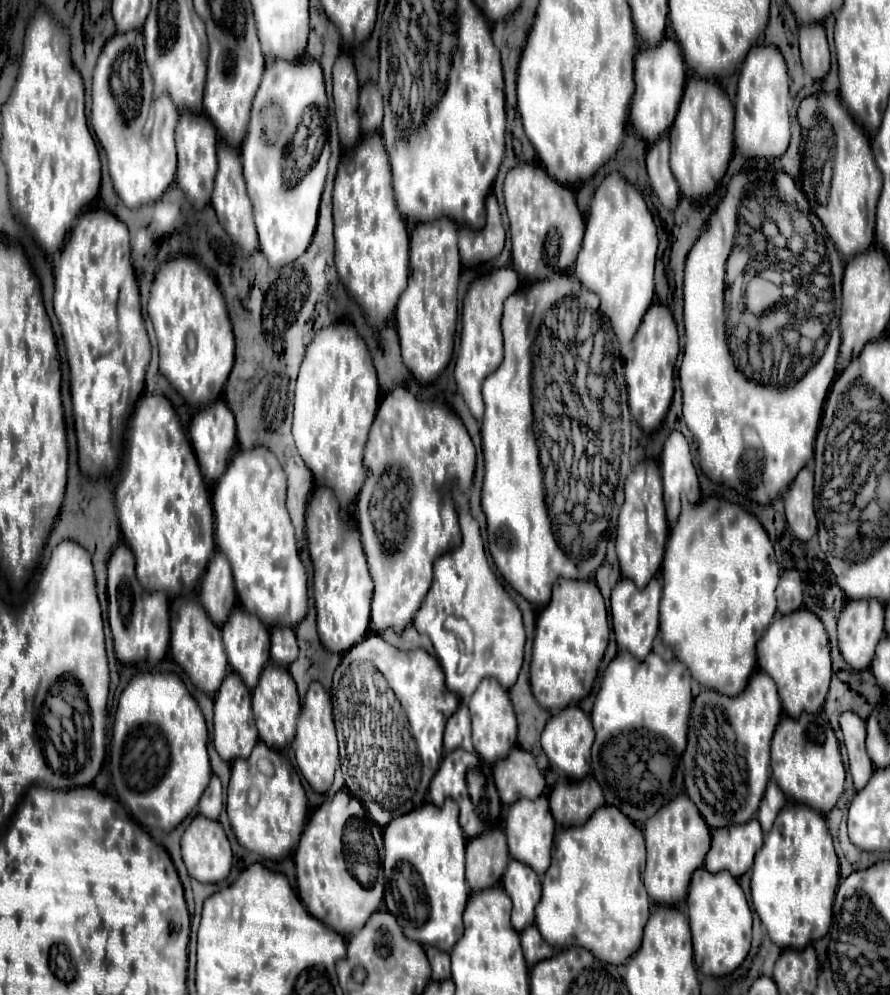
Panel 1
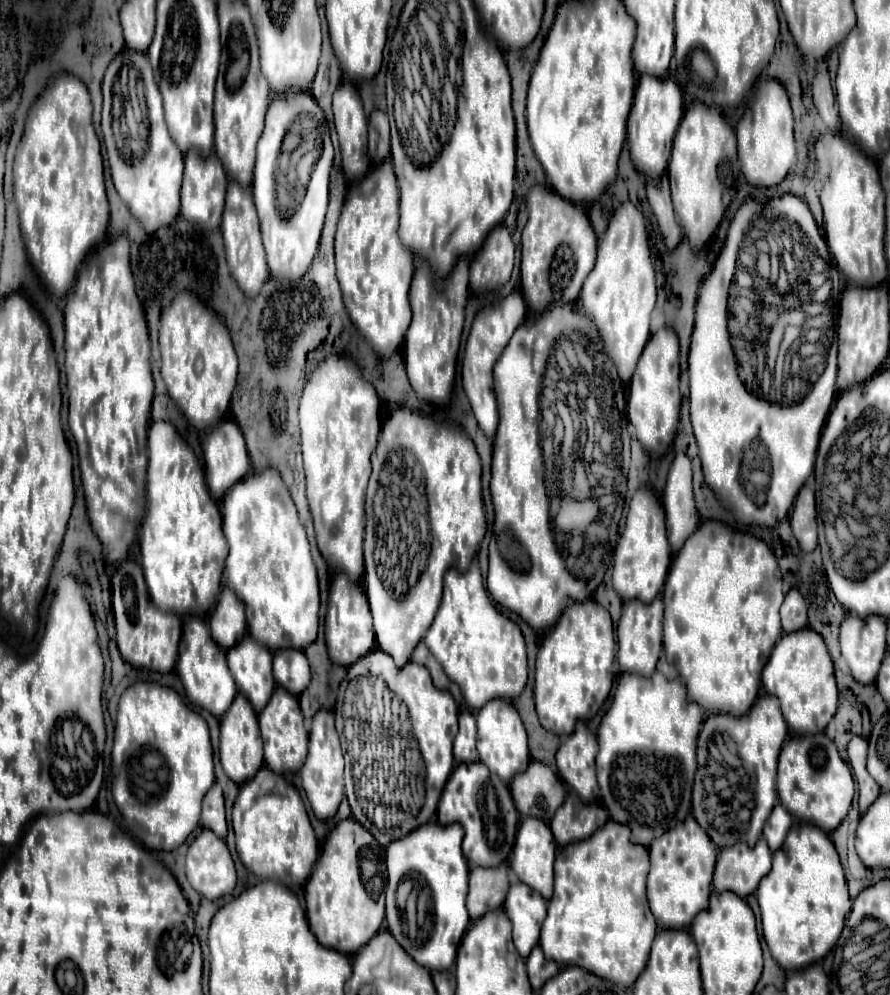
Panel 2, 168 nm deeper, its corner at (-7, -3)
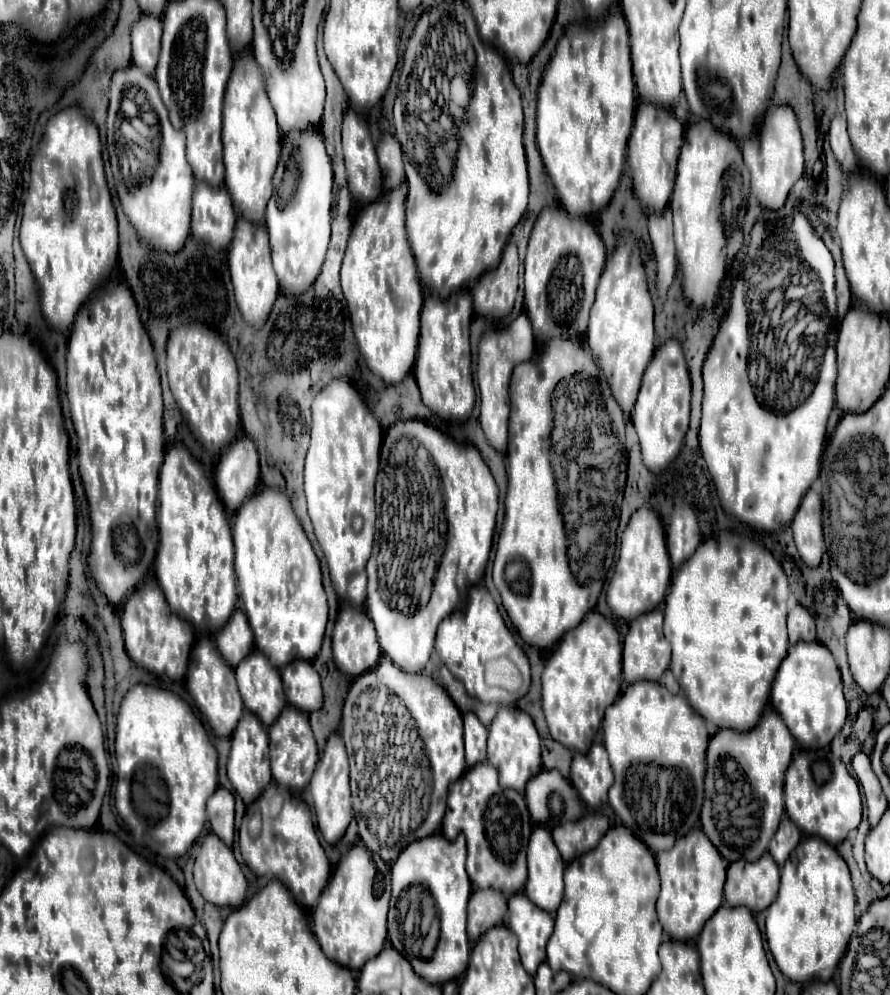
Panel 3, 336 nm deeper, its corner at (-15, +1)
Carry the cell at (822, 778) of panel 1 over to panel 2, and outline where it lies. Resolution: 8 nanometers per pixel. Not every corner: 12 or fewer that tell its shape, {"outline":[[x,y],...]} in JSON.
{"outline":[[825,735],[789,737],[777,793],[787,811],[831,833],[853,777]]}

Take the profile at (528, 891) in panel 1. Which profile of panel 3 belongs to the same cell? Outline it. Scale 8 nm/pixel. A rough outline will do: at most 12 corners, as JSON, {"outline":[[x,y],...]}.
{"outline":[[517,893],[509,929],[529,975],[545,961],[553,915]]}

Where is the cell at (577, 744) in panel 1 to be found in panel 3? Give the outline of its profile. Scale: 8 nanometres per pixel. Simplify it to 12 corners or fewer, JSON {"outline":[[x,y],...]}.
{"outline":[[603,745],[575,753],[571,783],[591,809],[607,803],[613,771]]}

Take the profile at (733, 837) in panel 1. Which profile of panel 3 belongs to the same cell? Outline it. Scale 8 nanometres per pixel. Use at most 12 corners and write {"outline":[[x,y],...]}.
{"outline":[[771,855],[727,869],[725,905],[767,909],[779,891]]}

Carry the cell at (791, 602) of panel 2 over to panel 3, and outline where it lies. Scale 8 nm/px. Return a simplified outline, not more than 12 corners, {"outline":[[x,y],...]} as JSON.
{"outline":[[801,605],[787,619],[791,645],[817,641],[815,619]]}

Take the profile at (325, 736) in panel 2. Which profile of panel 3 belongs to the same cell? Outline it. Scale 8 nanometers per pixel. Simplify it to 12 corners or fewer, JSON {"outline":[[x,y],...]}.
{"outline":[[329,737],[309,789],[317,827],[337,845],[353,819],[349,757]]}

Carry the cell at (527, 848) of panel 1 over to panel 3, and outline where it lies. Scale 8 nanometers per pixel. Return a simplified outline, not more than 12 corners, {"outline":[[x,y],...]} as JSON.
{"outline":[[537,827],[527,849],[525,895],[555,913],[565,861],[551,833]]}

